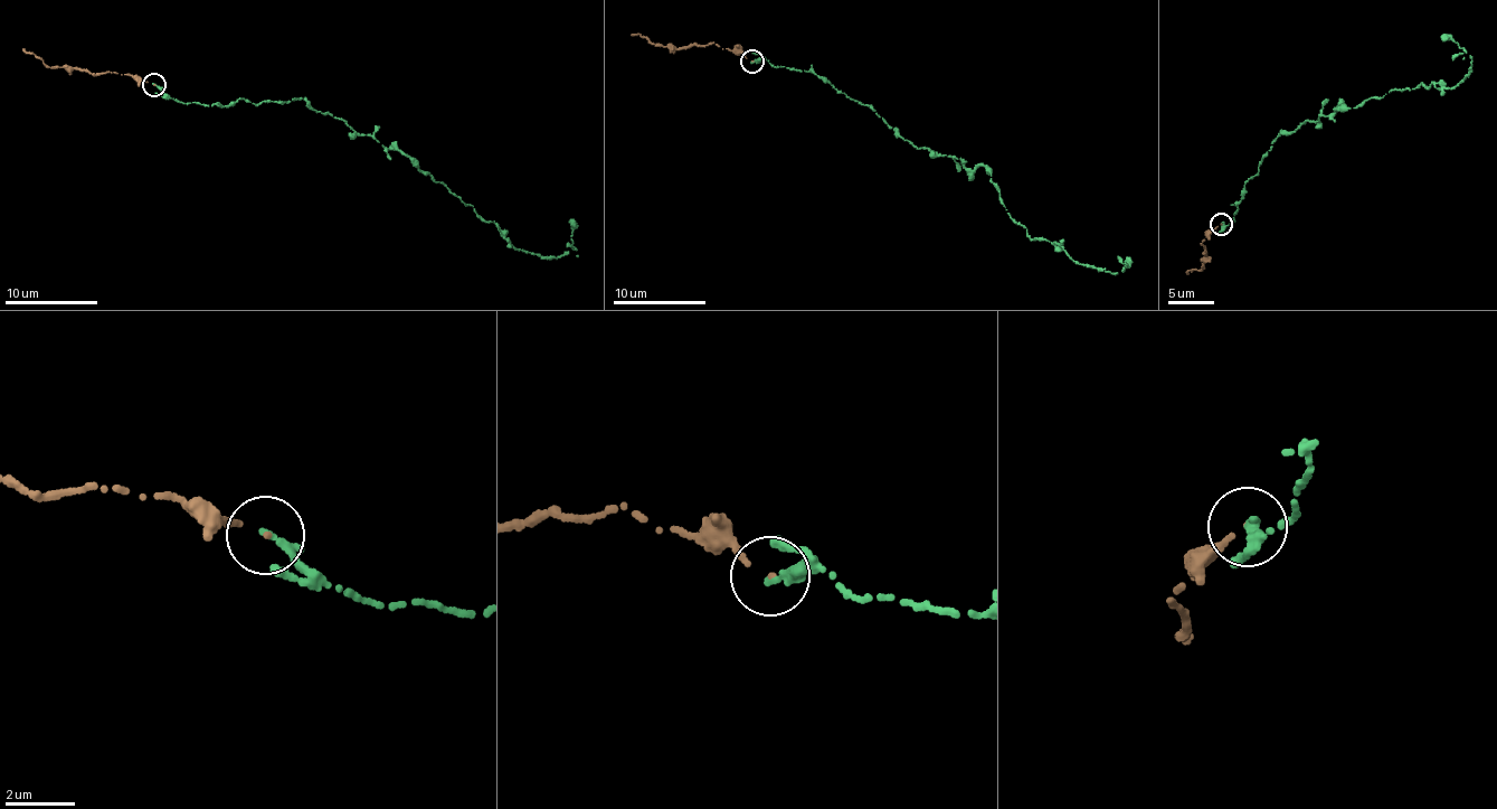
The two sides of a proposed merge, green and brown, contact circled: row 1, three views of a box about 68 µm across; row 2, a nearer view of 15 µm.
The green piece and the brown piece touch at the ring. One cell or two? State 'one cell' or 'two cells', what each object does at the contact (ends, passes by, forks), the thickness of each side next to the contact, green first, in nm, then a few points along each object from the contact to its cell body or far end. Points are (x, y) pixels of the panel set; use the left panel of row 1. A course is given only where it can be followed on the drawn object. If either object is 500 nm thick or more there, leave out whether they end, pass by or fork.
one cell; green ends there; brown ends there; 240 nm thick on the green side, 100 nm on the other; green runs (153, 83), (182, 104), (306, 101), (404, 152), (419, 172), (532, 254), (560, 257), (571, 250), (575, 220); brown runs (153, 85), (135, 81), (130, 74), (93, 75), (50, 67), (22, 49)

